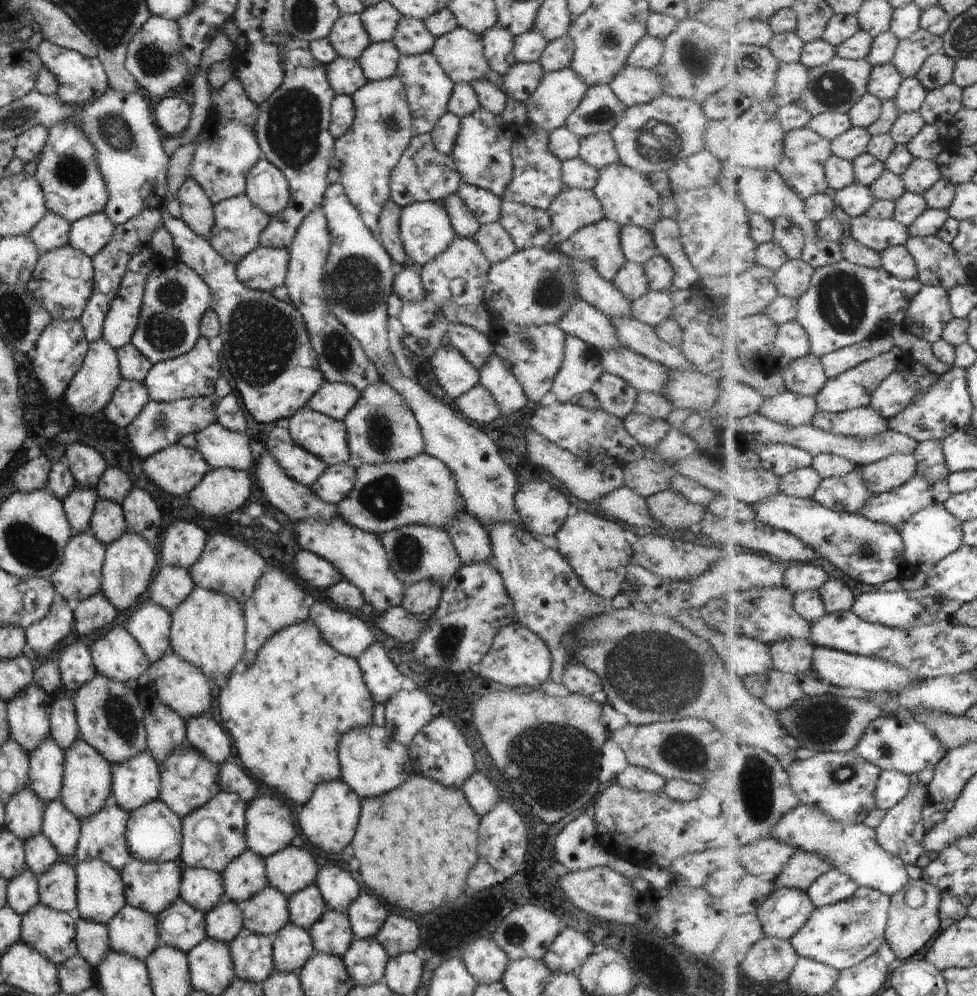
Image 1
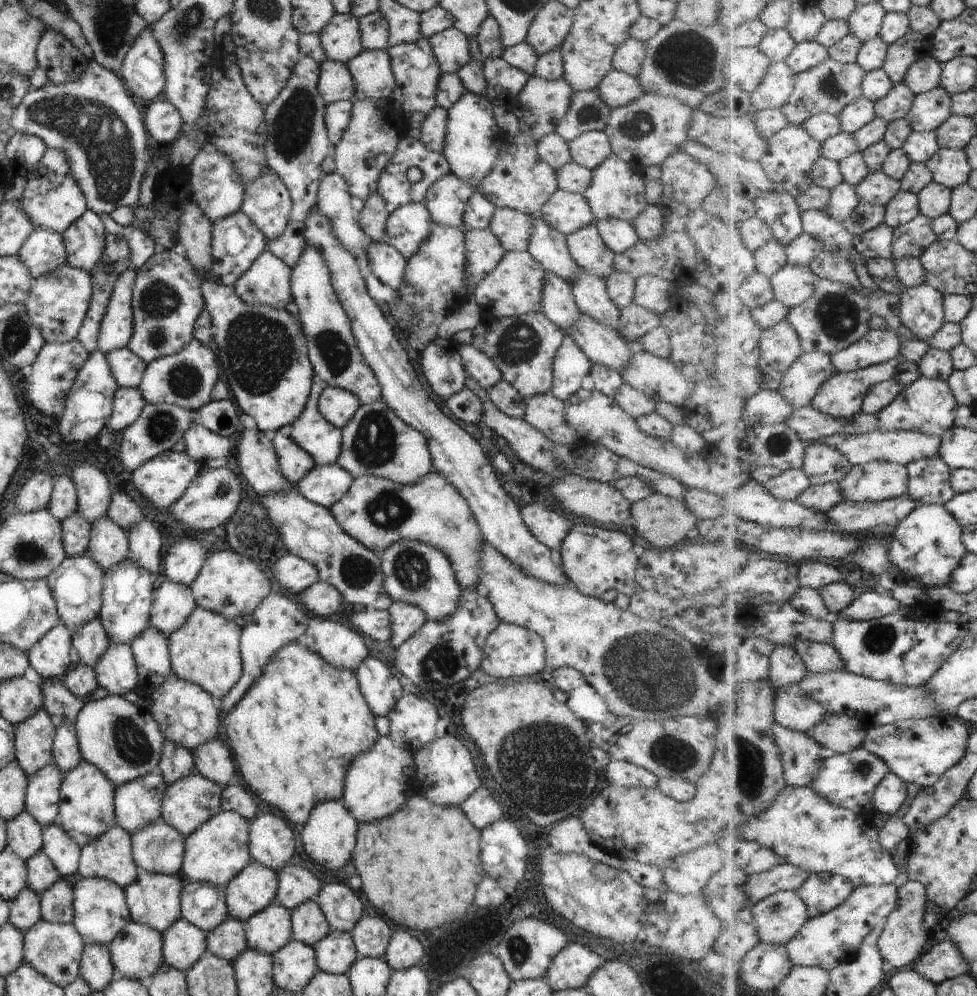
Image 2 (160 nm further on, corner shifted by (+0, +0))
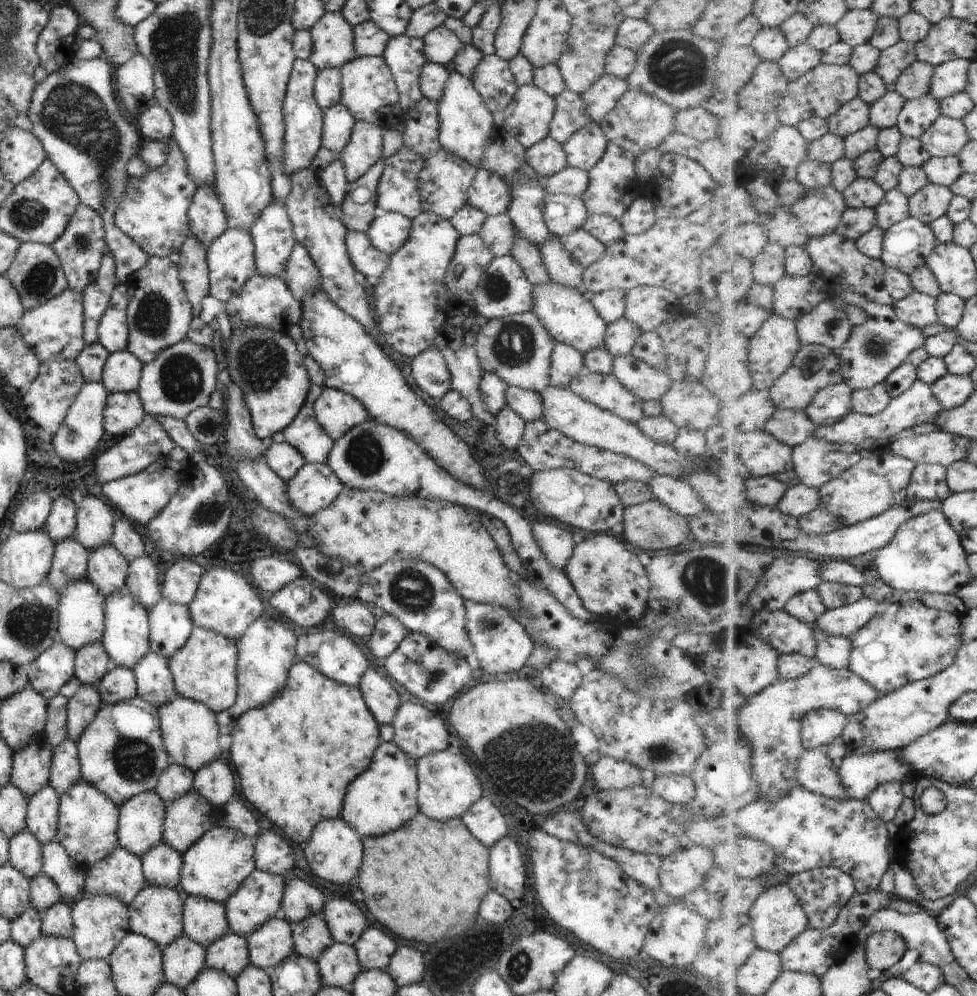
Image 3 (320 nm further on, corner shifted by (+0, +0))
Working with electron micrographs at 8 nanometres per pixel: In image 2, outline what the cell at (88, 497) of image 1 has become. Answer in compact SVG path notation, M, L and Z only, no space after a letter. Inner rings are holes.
M73 512L60 522L61 546L65 557L76 557L86 550L90 524L79 513Z

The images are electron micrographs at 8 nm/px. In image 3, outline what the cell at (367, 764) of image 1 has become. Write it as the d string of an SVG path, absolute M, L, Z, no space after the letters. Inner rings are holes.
M379 742L367 768L347 786L339 814L361 838L383 836L418 813L416 790L416 762L392 742Z

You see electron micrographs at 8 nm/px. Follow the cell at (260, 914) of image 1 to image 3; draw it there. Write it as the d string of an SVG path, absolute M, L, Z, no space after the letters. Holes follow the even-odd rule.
M277 915L247 935L248 964L267 971L285 961L293 952L290 927Z

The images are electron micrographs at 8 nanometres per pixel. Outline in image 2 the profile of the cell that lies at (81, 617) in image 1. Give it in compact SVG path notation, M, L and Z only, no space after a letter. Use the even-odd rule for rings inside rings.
M97 617L82 627L74 628L70 641L76 652L78 664L91 668L110 644Z

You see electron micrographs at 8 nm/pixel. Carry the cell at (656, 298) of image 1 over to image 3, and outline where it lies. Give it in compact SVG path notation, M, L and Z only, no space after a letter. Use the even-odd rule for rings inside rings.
M621 316L605 327L602 344L612 357L629 355L640 330Z

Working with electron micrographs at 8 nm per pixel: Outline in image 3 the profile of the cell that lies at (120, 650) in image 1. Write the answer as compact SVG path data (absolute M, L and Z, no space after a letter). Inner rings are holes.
M115 665L99 680L95 687L101 706L131 700L136 695L136 682L131 669Z

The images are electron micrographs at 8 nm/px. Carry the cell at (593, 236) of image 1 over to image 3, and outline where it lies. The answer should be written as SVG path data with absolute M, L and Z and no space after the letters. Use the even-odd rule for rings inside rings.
M576 228L558 238L562 249L583 269L597 262L604 251L604 244L589 236L582 228Z

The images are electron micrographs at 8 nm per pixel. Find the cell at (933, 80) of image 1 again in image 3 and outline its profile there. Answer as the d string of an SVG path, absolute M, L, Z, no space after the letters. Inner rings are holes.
M918 58L902 72L902 75L893 85L893 90L903 96L906 101L921 98L929 94L934 74L935 67Z

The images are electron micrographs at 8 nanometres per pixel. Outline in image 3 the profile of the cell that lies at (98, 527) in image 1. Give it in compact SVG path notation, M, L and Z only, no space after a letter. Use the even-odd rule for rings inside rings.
M110 544L89 551L86 575L93 588L104 598L124 590L128 562Z

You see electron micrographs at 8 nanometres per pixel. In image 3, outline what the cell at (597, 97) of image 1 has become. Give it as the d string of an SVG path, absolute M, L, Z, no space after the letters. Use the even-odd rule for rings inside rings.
M563 89L554 96L554 111L548 124L547 137L562 143L572 132L591 123L584 115L580 95Z

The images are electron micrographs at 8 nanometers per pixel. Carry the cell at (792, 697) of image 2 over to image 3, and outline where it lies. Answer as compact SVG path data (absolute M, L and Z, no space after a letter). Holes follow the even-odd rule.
M837 709L811 711L804 719L801 737L806 750L824 750L844 733L848 716Z

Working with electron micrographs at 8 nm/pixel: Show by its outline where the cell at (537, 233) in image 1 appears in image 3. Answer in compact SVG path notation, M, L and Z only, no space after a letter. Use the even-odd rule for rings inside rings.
M501 213L486 217L476 235L488 246L492 256L498 257L508 254L513 240L512 230L512 222Z

